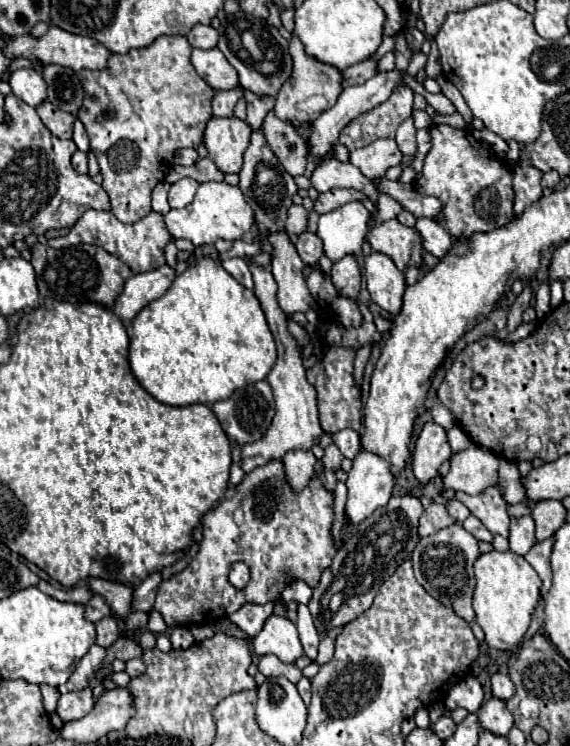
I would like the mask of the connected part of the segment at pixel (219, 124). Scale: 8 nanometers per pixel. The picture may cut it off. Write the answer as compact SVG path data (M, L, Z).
M212 118L204 132L208 156L224 174L238 174L242 156L250 144L250 126L238 118Z

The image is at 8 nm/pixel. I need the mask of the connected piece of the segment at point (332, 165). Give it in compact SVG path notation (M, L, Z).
M336 158L322 162L314 170L310 182L318 192L326 192L330 188L354 188L354 190L364 192L372 202L378 200L378 192L374 190L372 180L362 176L362 172L350 162L340 162Z

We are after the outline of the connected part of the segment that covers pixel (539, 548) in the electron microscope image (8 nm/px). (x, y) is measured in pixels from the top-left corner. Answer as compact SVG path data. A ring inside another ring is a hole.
M554 536L546 538L544 542L538 542L532 546L532 550L526 554L526 560L532 564L532 568L538 572L538 576L542 578L544 586L542 586L542 596L548 592L550 582L552 582L552 572L550 572L550 554L552 554L552 546L554 546Z

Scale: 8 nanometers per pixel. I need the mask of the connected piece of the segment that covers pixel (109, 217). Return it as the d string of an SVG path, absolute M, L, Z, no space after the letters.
M88 210L84 216L70 228L70 234L59 237L56 240L58 248L68 248L81 243L94 244L110 254L118 256L124 264L132 268L132 272L150 272L156 270L158 266L166 264L164 260L164 246L172 240L170 232L166 230L164 216L158 212L150 212L146 218L142 218L136 224L124 224L120 222L112 212L98 212L98 210Z

